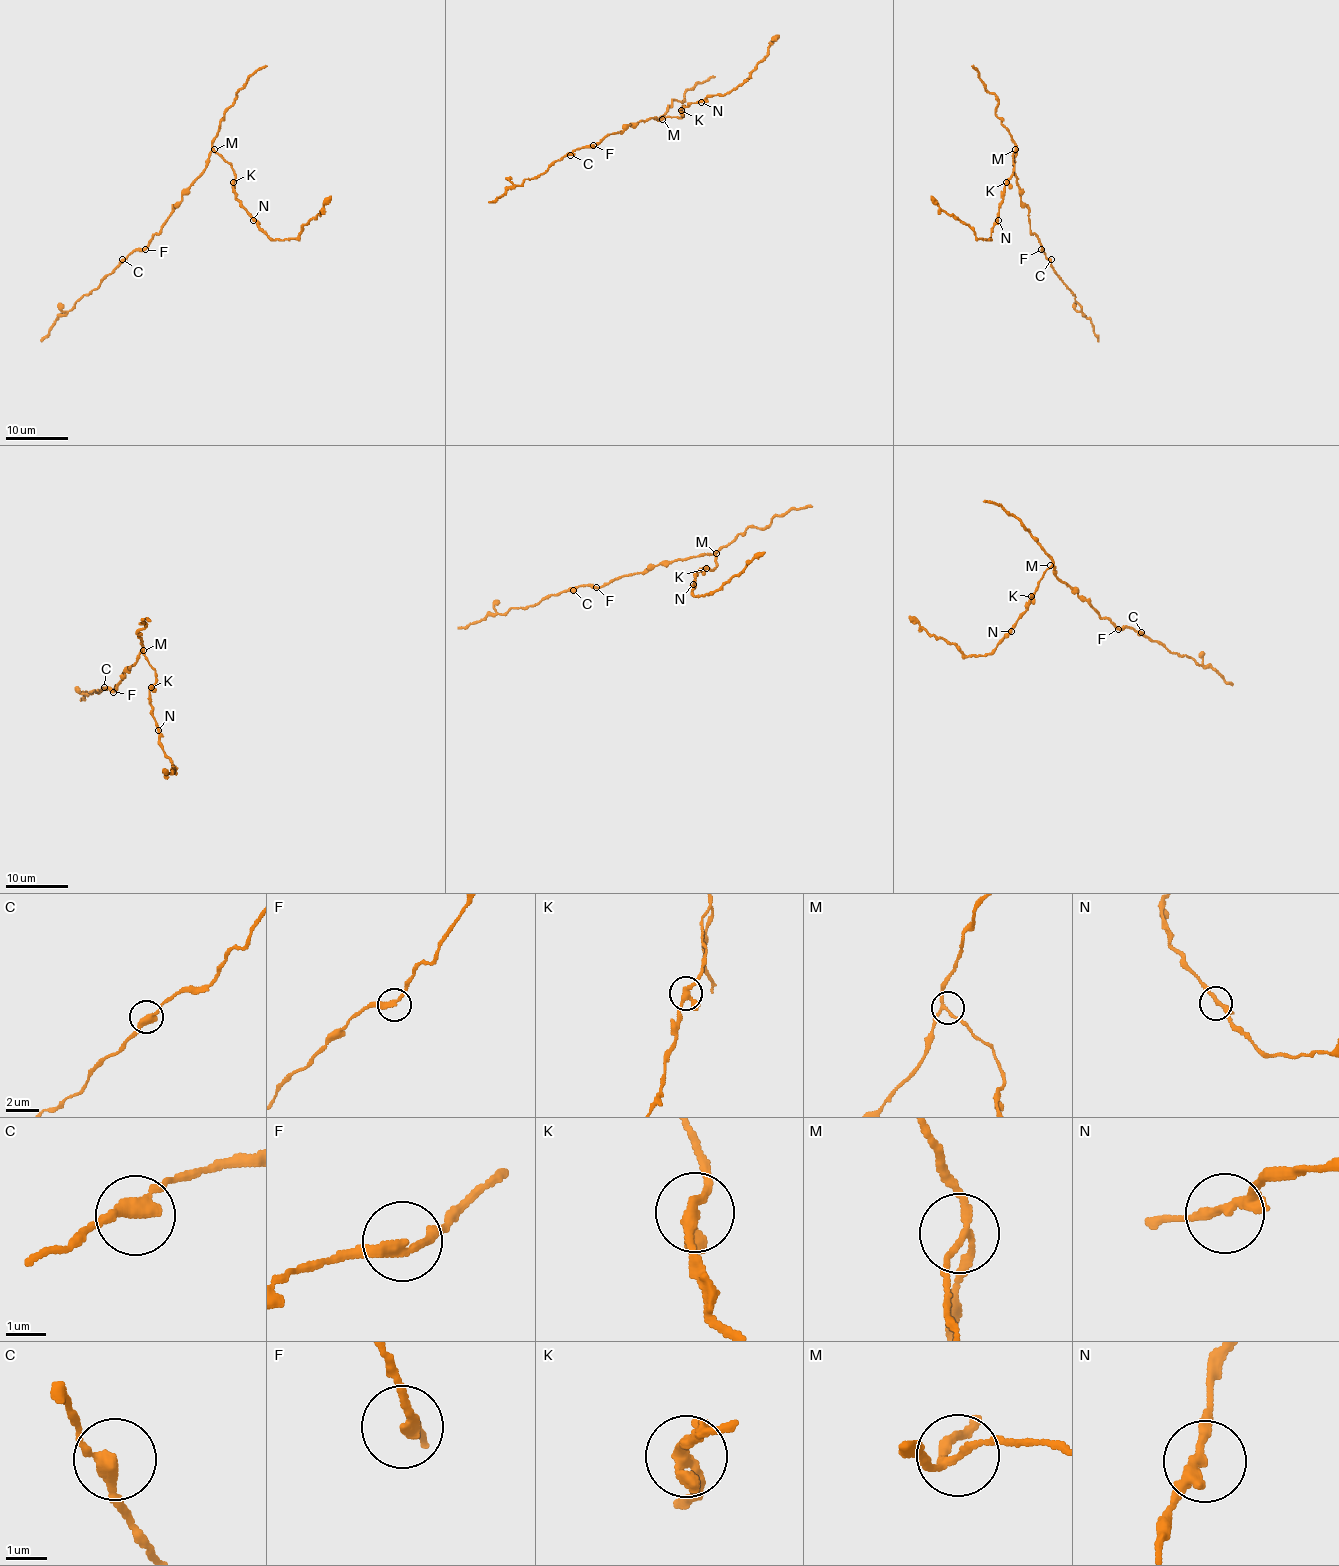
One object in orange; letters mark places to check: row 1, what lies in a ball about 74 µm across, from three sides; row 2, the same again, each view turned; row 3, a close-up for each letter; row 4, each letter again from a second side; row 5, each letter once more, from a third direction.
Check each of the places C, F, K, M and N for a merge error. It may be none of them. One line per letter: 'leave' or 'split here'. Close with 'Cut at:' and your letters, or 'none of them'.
C: leave
F: leave
K: leave
M: leave
N: leave
Cut at: none of them

